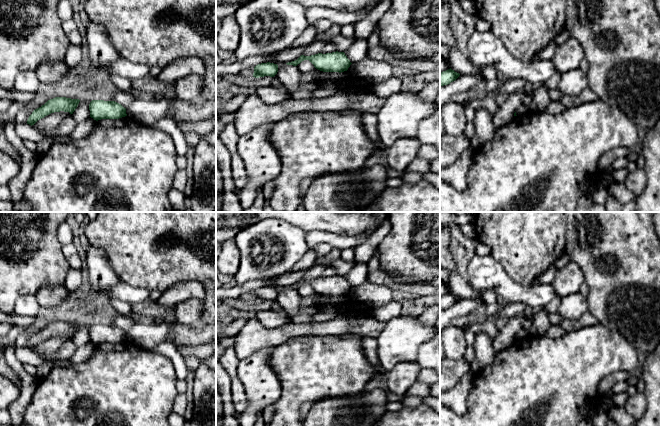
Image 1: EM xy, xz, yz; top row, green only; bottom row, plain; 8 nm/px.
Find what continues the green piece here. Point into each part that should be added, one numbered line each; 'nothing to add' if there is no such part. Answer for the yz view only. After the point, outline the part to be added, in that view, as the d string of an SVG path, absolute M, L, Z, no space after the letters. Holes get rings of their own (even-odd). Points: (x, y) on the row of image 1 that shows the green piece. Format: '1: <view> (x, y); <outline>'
nothing to add

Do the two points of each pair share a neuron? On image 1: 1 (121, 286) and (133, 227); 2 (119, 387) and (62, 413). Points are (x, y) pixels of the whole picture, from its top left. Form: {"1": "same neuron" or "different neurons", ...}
{"1": "different neurons", "2": "same neuron"}

